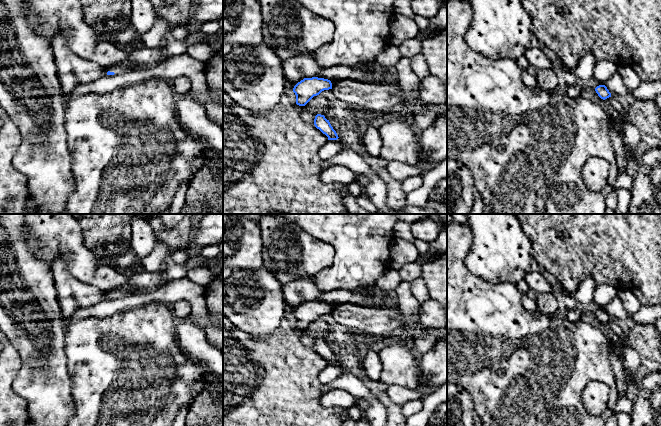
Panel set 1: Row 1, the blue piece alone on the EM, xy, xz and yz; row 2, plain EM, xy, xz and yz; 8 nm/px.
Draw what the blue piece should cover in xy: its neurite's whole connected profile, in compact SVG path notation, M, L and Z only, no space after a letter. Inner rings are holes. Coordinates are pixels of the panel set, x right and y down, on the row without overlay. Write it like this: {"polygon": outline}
{"polygon": "M125 286L121 289L115 290L115 291L111 291L109 293L109 295L107 296L107 299L114 299L114 298L120 298L120 297L124 297L128 294L136 294L137 293L137 289L133 286Z"}

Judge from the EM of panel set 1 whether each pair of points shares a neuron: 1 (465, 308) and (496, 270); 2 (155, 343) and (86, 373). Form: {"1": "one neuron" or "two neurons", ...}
{"1": "two neurons", "2": "one neuron"}

